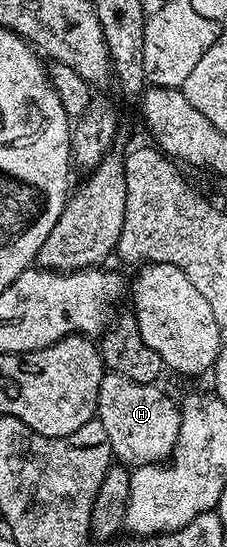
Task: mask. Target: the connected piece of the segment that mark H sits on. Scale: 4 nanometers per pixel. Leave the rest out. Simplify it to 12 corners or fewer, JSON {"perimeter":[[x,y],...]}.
{"perimeter":[[104,374],[97,418],[128,468],[175,453],[181,411],[153,383]]}

